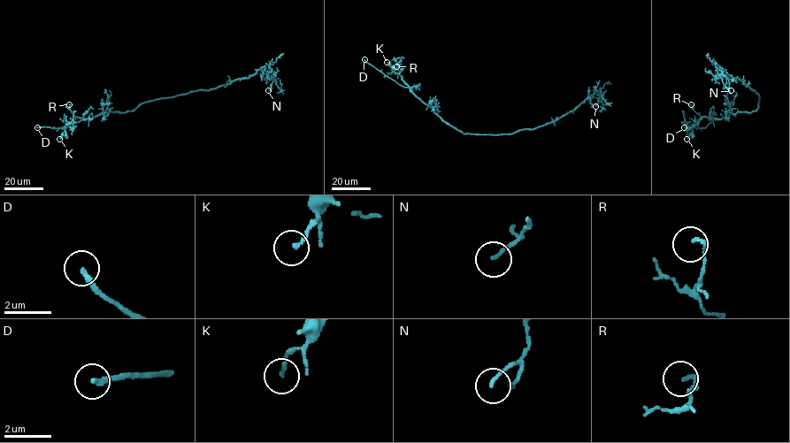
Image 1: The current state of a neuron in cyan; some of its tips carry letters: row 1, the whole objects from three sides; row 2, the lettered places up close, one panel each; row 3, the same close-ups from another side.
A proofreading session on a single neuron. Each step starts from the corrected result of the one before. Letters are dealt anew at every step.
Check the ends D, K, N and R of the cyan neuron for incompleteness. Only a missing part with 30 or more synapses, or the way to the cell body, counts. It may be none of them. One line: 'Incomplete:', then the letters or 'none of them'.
Incomplete: D

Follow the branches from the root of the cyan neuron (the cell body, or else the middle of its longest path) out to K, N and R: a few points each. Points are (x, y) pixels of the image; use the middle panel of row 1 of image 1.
K: (492, 134), (464, 133), (446, 124), (431, 106), (424, 103), (413, 93), (387, 62)
N: (492, 134), (511, 133), (555, 122), (596, 92), (602, 102), (598, 100), (595, 106)
R: (492, 134), (464, 133), (446, 124), (431, 106), (424, 103), (413, 93), (396, 66)

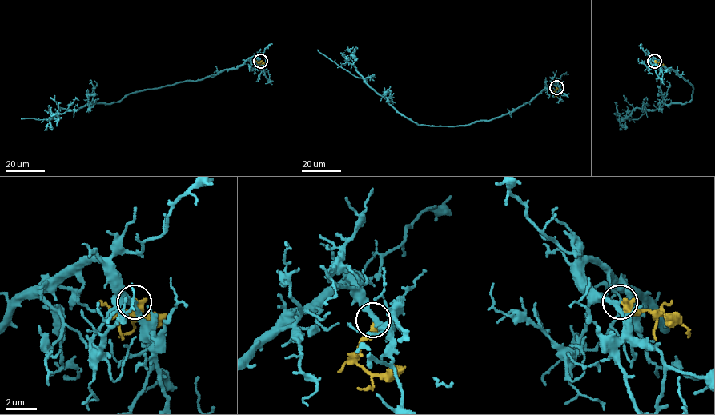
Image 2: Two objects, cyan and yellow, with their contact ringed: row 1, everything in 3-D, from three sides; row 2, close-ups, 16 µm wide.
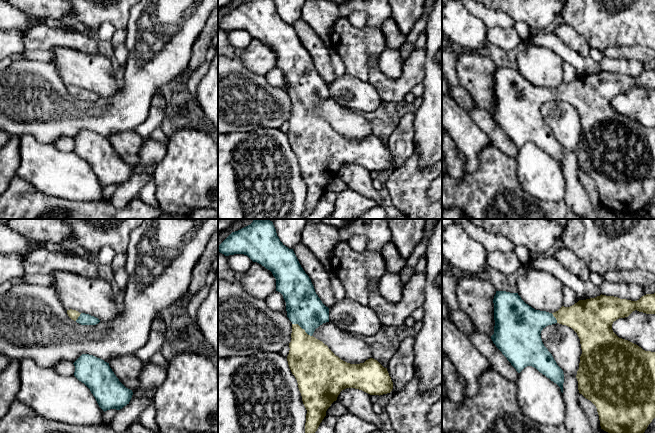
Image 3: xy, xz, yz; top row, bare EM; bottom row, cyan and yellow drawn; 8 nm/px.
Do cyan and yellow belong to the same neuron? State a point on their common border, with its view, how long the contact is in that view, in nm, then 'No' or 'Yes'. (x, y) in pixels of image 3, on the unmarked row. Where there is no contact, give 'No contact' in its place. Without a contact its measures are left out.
Touches cyan at xz (302, 104). Shared border 190 nm. Yes

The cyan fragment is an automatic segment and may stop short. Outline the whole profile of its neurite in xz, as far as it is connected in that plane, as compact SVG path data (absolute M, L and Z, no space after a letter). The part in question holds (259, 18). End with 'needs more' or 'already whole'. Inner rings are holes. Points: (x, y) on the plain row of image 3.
M250 0L232 8L218 22L218 27L225 32L247 31L253 38L270 46L276 55L276 67L283 71L287 93L292 98L292 115L289 119L287 137L297 156L302 177L307 186L304 218L314 212L326 192L327 185L337 176L342 166L355 164L370 171L379 172L392 167L393 158L387 144L377 136L370 134L360 140L347 139L336 132L322 117L312 112L316 104L329 98L329 84L316 70L311 55L301 43L293 25L289 25L280 17L273 0Z; needs more

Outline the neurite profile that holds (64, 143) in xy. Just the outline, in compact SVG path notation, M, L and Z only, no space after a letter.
M62 136L58 138L55 142L54 145L61 151L65 152L71 152L74 151L75 148L75 142L72 138L67 137L67 136Z

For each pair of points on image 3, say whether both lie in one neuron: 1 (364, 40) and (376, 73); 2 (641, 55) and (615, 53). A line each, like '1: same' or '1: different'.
1: different
2: same

